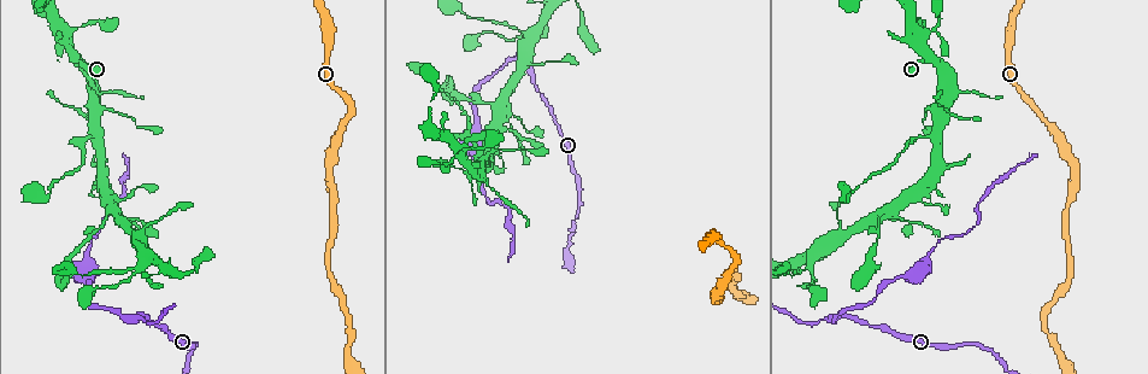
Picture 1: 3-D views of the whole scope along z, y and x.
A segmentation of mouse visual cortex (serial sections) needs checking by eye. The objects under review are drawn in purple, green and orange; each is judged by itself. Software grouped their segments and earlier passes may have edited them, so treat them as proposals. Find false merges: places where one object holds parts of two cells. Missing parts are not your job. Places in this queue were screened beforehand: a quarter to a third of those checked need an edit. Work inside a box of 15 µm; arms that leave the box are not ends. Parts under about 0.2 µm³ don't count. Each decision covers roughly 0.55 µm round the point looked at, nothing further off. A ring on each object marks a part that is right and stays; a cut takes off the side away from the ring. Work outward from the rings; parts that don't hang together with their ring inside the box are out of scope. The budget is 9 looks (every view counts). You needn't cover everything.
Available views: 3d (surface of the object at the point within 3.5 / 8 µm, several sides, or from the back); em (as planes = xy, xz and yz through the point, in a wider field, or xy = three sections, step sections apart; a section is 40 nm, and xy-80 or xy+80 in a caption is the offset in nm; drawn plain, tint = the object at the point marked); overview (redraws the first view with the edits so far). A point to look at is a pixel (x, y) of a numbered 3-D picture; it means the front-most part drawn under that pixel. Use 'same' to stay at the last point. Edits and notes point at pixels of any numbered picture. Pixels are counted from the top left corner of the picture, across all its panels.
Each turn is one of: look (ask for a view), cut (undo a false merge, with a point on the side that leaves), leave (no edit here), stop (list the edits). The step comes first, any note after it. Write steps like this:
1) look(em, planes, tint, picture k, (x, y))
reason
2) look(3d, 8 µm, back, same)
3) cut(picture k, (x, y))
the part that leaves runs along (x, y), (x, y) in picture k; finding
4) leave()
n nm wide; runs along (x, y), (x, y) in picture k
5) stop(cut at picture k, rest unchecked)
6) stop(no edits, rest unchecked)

look(3d, 3.5 µm, picture 1, (135, 319))
sharp bend

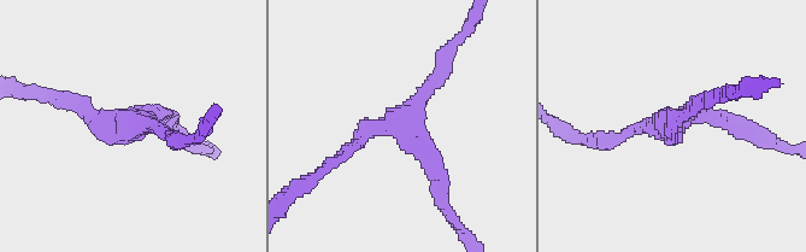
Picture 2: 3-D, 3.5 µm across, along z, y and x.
look(em, xy, step 1, tint, picture 2, (130, 123))
need the tissue

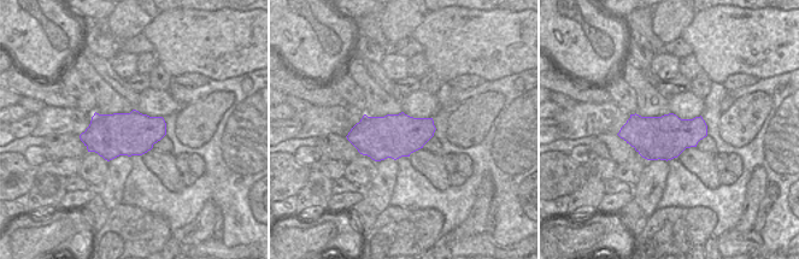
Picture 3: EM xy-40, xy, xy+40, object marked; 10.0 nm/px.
look(em, xy, step 5, tint, same)

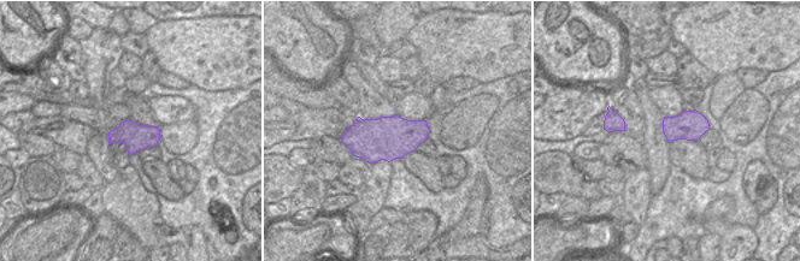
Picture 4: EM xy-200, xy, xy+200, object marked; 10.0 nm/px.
cut(picture 2, (700, 100))
the part that leaves runs along (675, 122), (705, 100), (742, 89) in picture 2; a second cell is stuck on

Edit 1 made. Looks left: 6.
look(overview)
see it whole again

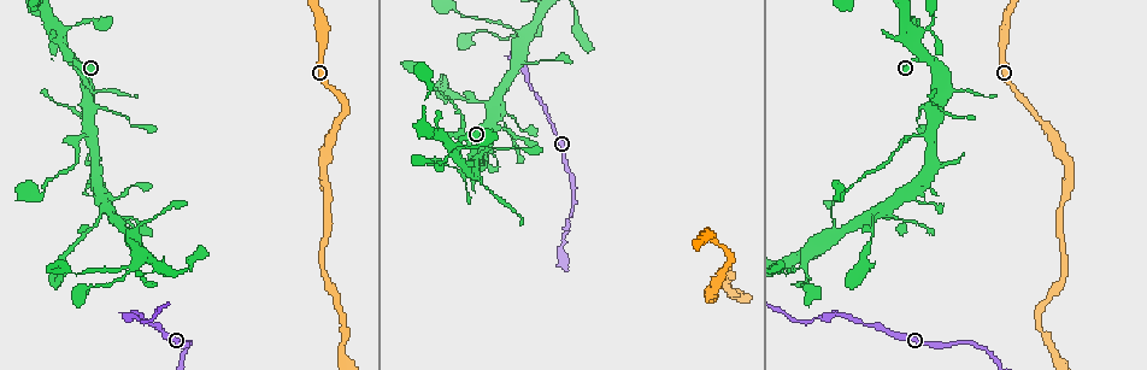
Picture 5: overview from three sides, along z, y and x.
look(3d, 3.5 µm, picture 5, (924, 54))
branch point

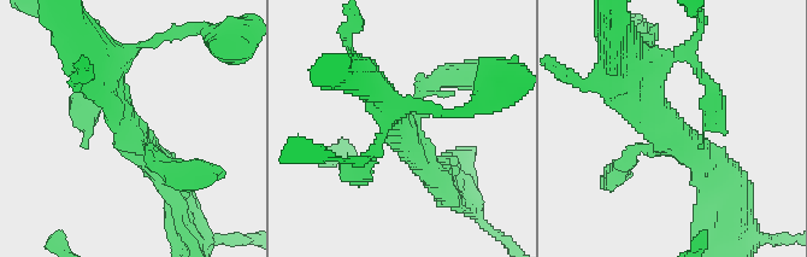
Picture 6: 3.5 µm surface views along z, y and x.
look(em, xy, step 1, tint, picture 6, (663, 139))
need the tissue

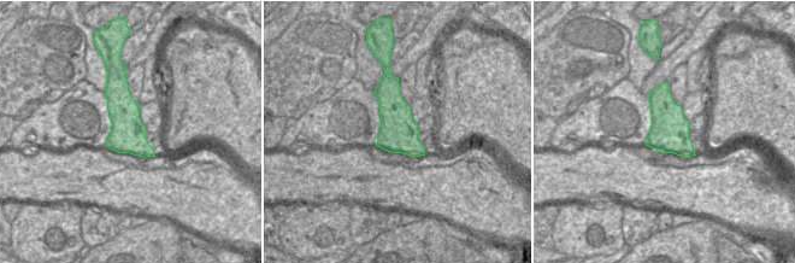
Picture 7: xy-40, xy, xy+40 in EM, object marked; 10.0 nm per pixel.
leave()
runs along (448, 76), (404, 122), (436, 181) in picture 6; one cell here

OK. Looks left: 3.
look(3d, 3.5 µm, picture 5, (908, 137))

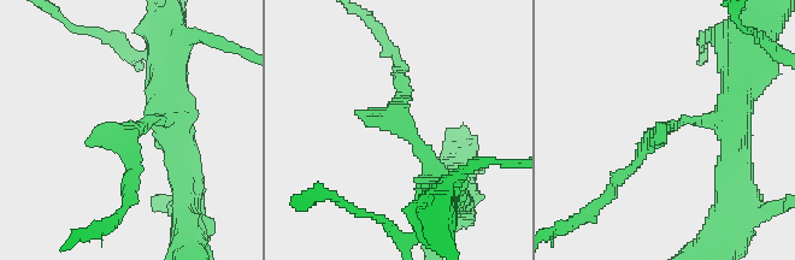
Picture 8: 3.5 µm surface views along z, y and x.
look(em, planes, tint, picture 8, (412, 130))
shape alone is not enough

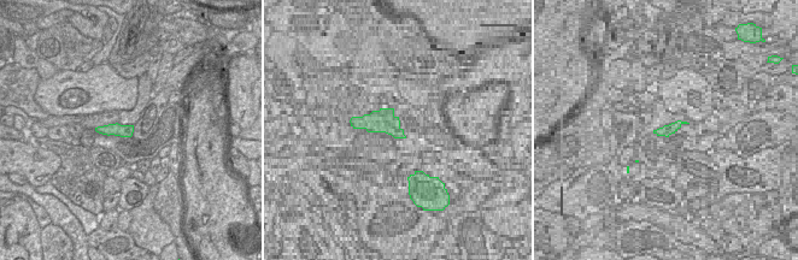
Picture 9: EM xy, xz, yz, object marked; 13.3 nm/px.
look(em, xy, step 2, tint, same)

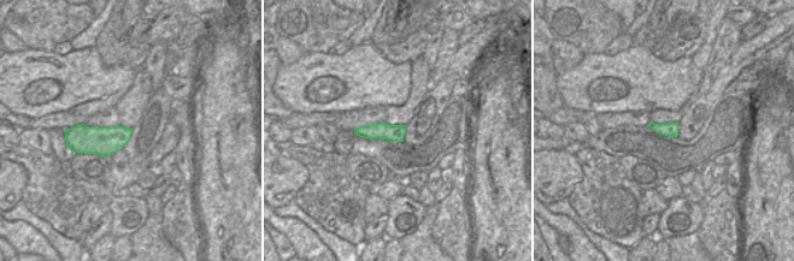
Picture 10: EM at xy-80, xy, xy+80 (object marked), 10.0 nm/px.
leave()
runs along (403, 129), (399, 131), (358, 131) in picture 10; all the same cell

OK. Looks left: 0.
stop(cut at picture 2, rest unchecked)

